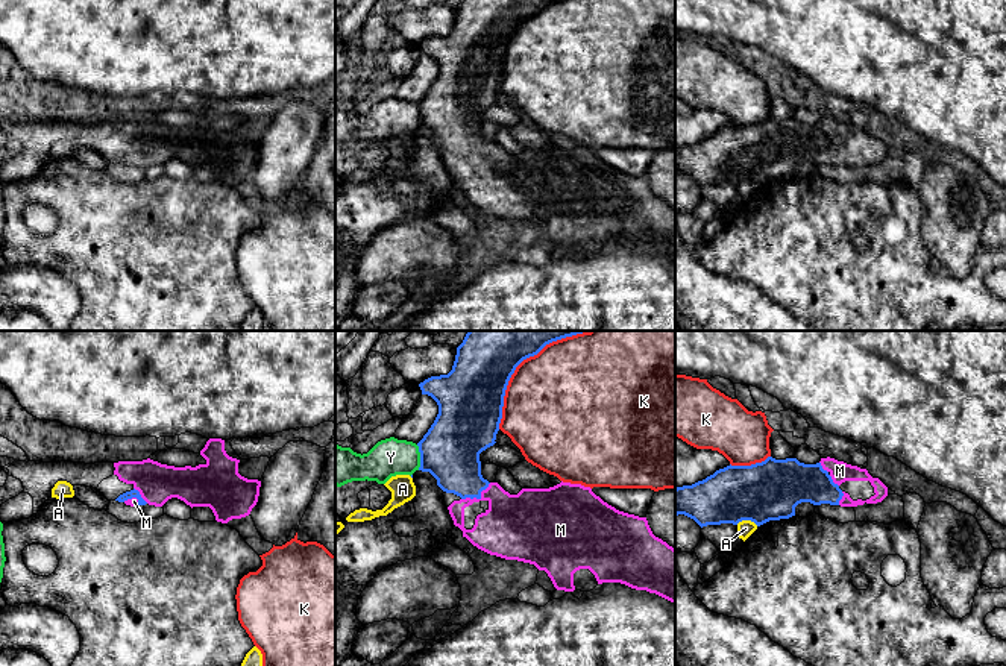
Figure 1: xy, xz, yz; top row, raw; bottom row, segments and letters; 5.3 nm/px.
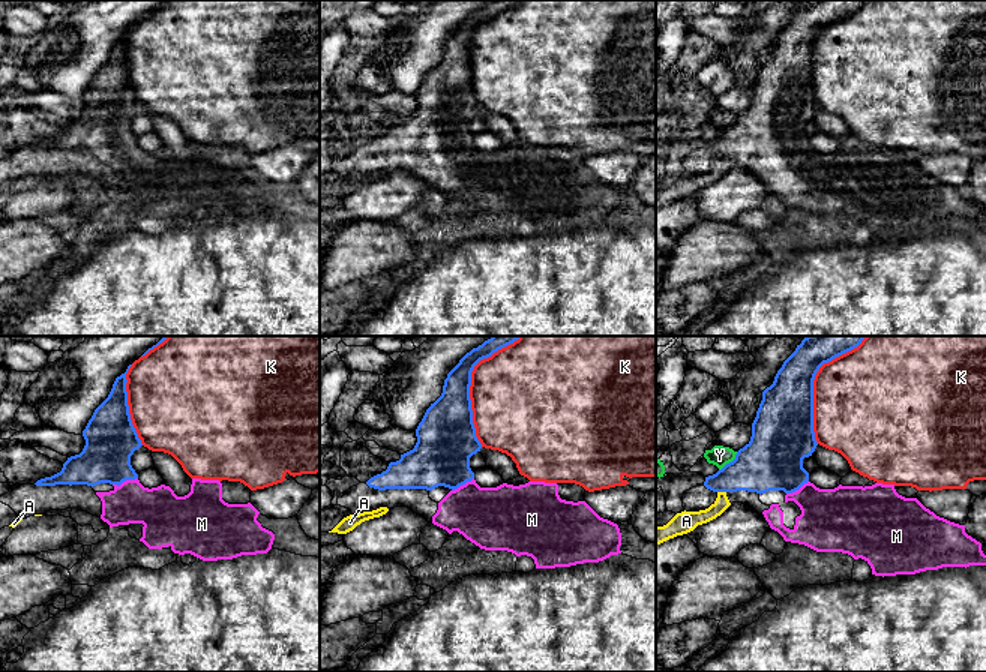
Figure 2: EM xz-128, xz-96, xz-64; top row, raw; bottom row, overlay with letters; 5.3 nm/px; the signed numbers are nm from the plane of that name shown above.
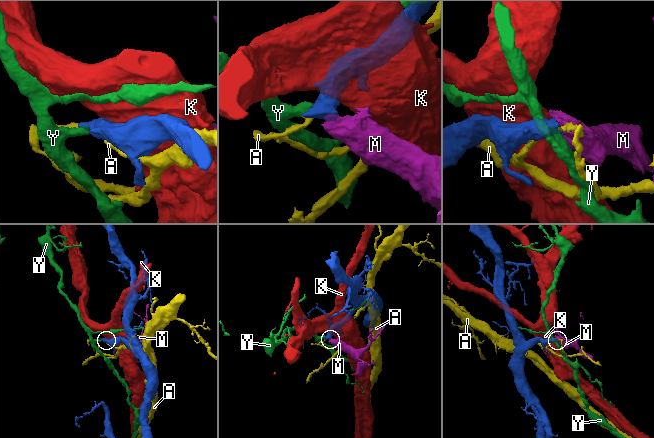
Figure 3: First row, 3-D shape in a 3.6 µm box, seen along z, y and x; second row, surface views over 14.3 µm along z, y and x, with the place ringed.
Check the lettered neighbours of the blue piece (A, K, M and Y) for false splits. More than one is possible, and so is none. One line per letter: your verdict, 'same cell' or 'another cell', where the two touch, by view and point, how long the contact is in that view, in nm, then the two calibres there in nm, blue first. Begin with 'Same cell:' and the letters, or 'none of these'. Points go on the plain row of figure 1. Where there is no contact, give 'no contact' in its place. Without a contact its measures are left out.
Same cell: M
A: another cell; contact yz (747, 179); length 120 nm; calibres 320 and 90 nm
K: another cell; contact xz (510, 37); length 550 nm; calibres 360 and 500 nm
M: same cell; contact xz (477, 158); length 180 nm; calibres 280 and 340 nm
Y: another cell; contact xz (421, 117); length 140 nm; calibres 320 and 200 nm

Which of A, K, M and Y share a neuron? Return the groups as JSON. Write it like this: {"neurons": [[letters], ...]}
{"neurons": [["A"], ["K"], ["M"], ["Y"]]}

